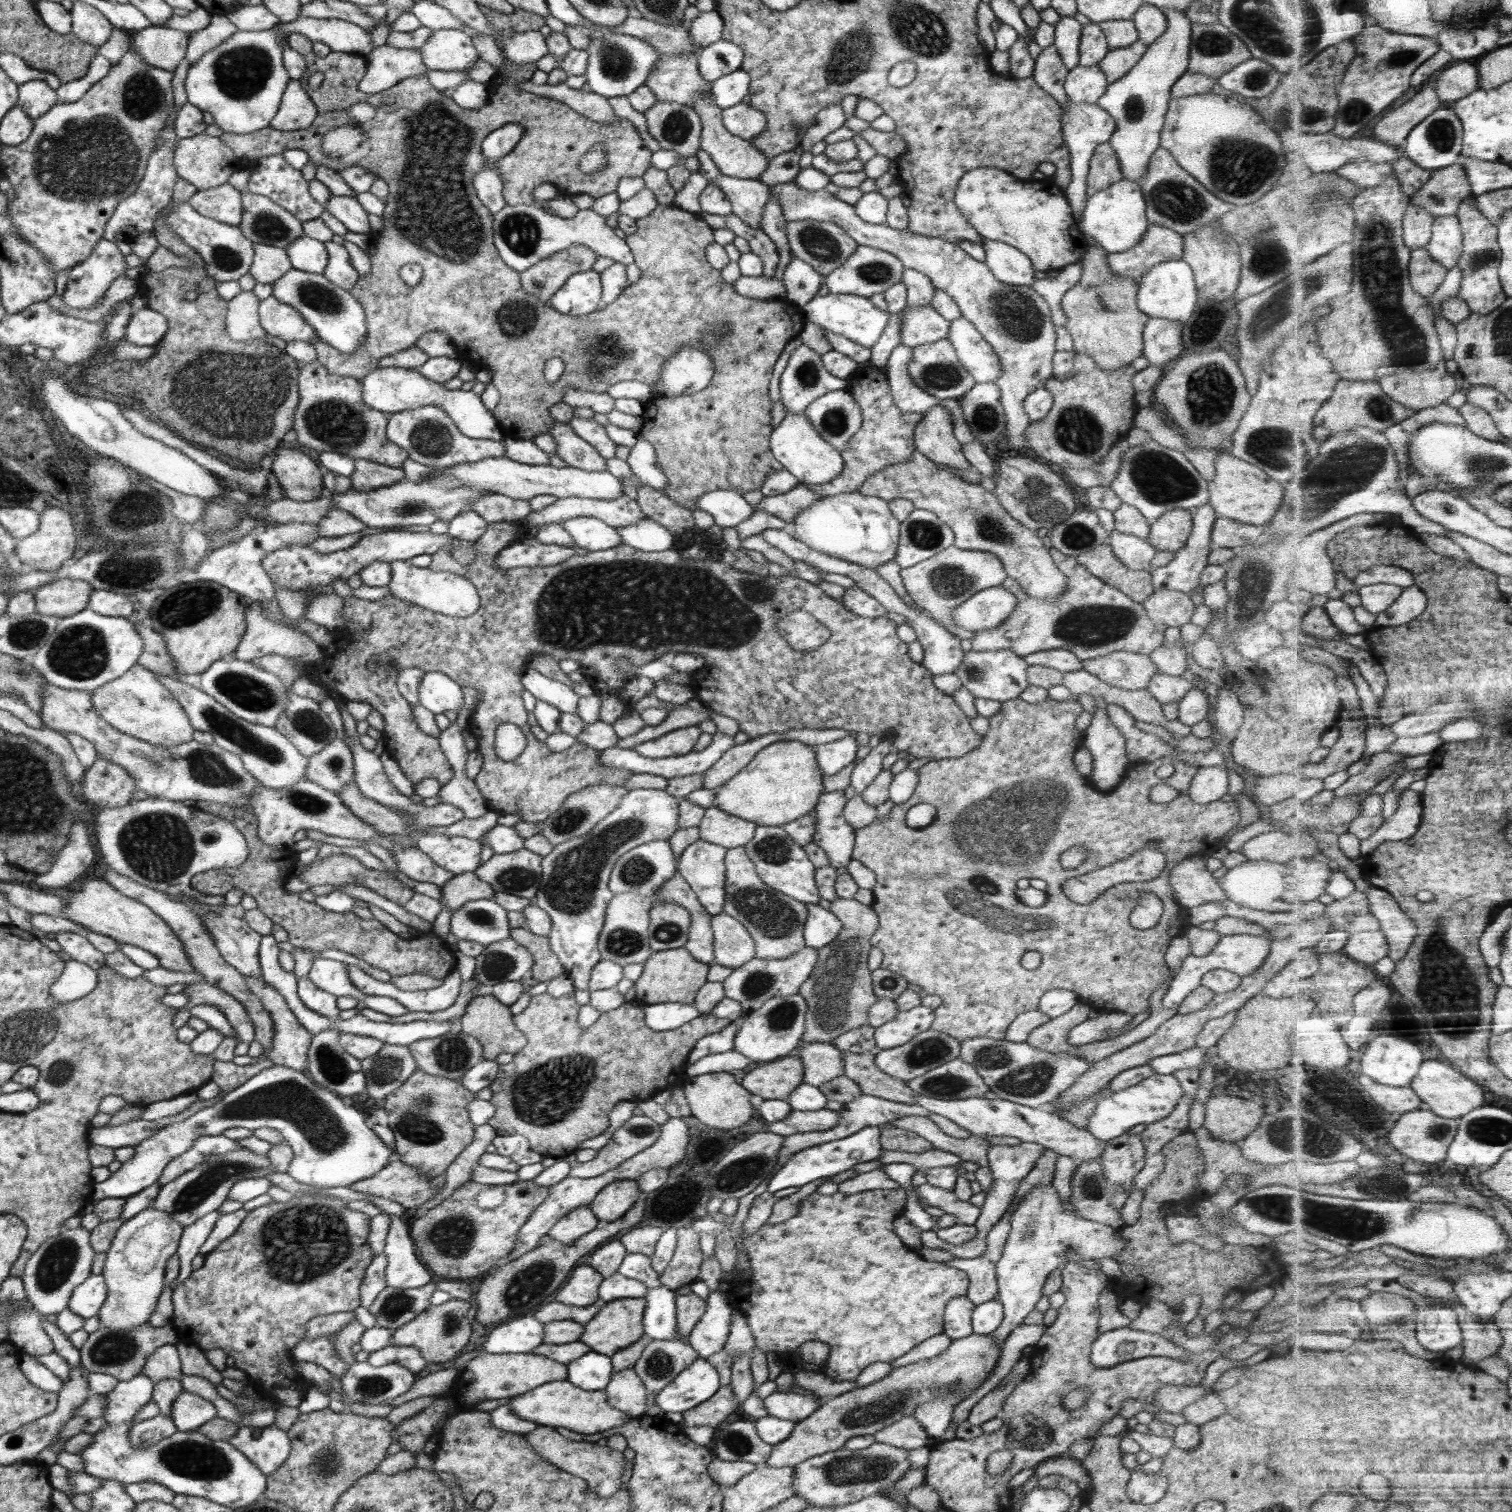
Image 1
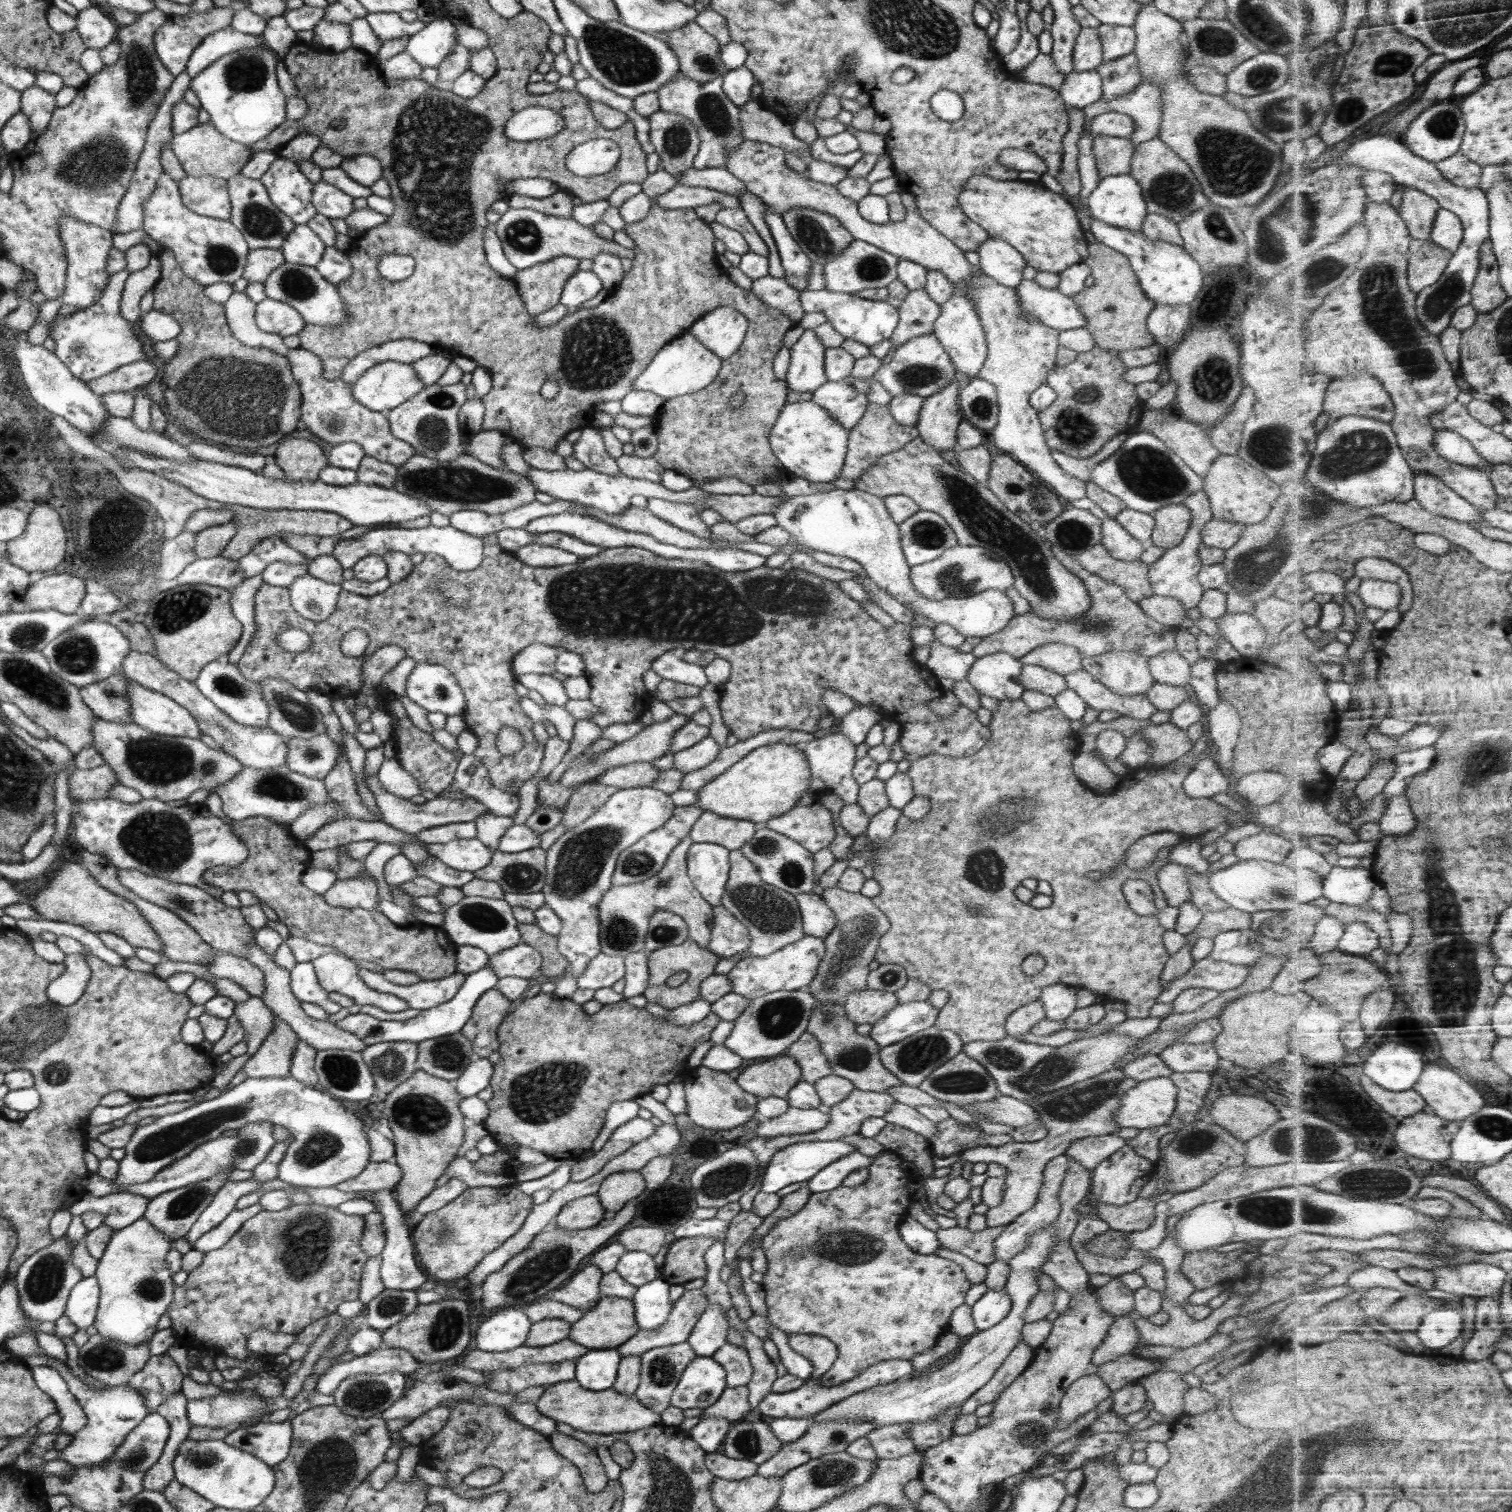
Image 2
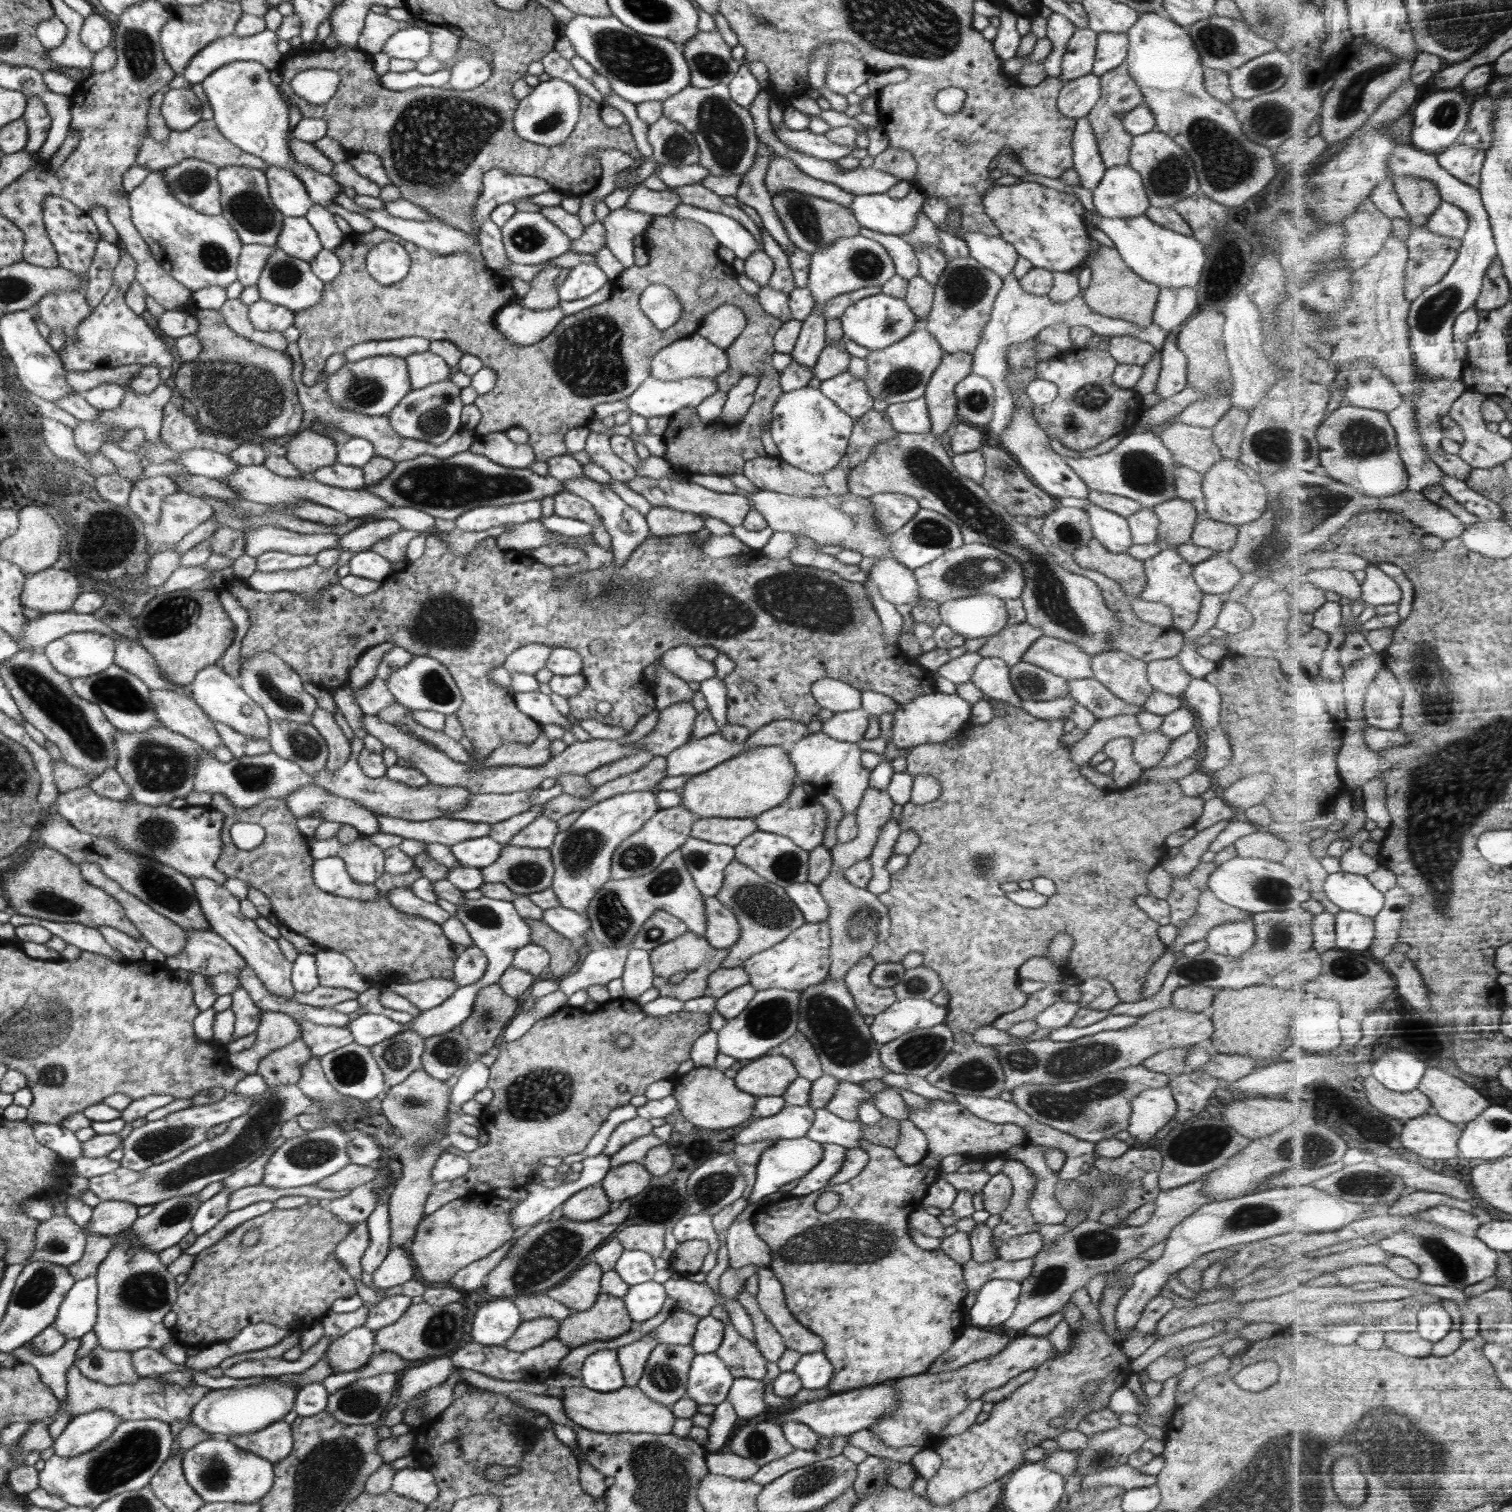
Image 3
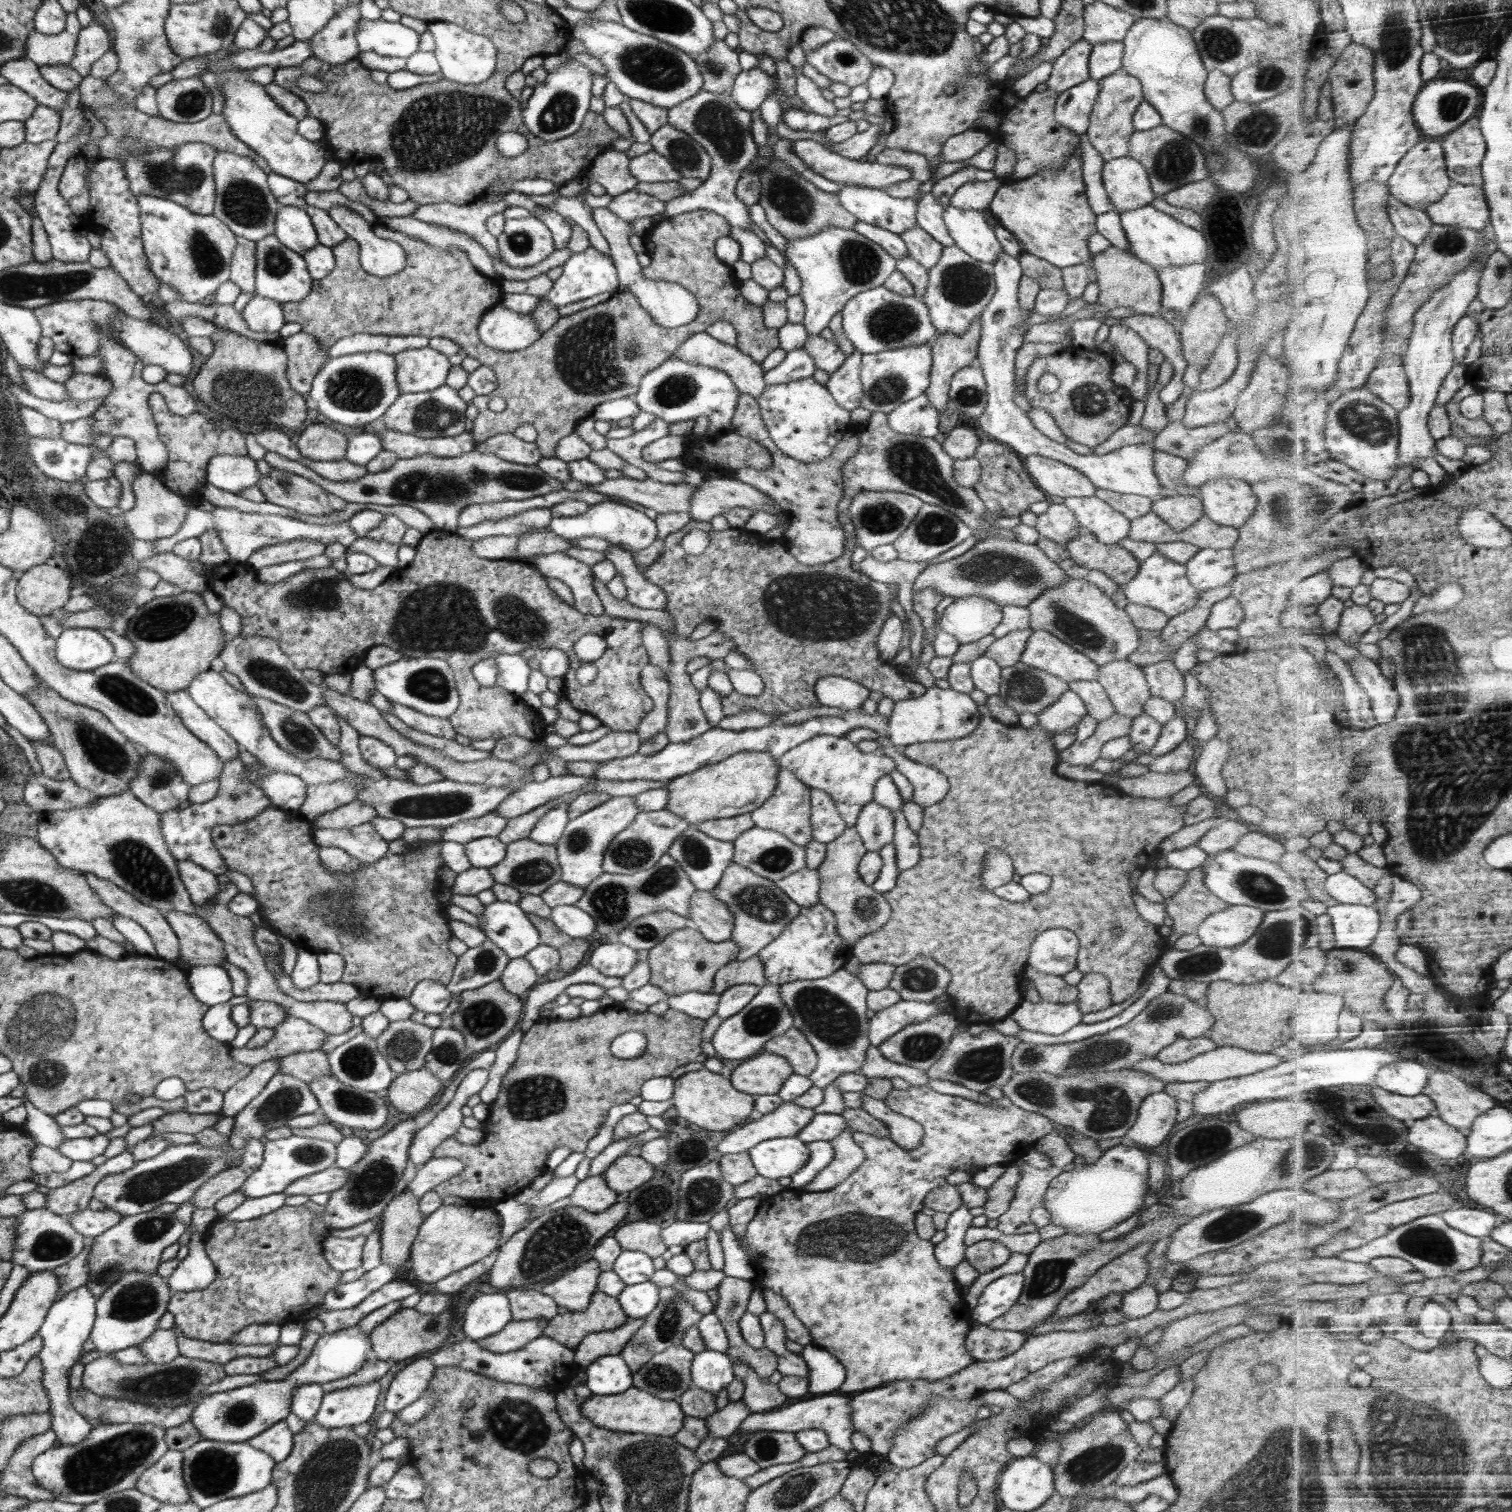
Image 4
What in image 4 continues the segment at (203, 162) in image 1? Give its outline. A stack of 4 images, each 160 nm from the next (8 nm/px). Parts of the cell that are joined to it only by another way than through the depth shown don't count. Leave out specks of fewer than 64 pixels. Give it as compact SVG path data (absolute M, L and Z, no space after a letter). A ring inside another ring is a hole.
M85 76L78 86L78 92L81 98L81 104L92 110L92 113L102 121L107 130L107 134L99 140L100 159L117 159L129 156L127 148L121 143L121 138L125 136L127 140L131 140L131 146L135 152L141 152L143 148L153 150L157 146L163 148L176 148L187 142L204 142L209 144L217 151L233 152L238 156L246 156L251 158L266 174L271 173L269 162L266 162L262 156L254 152L248 145L244 144L228 126L223 113L211 114L199 120L198 122L172 122L161 116L148 116L141 110L138 110L134 104L124 106L119 100L119 94L116 94L111 86L106 84L105 79L94 78L93 76Z

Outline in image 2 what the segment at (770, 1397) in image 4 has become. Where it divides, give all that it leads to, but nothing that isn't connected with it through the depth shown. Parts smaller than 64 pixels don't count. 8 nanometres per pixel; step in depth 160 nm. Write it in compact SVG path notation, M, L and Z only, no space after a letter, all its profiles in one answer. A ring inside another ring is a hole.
M727 1386L720 1398L713 1405L703 1410L700 1418L719 1416L730 1421L738 1420L752 1409L747 1399L748 1395L749 1390L747 1386L737 1386L736 1388Z

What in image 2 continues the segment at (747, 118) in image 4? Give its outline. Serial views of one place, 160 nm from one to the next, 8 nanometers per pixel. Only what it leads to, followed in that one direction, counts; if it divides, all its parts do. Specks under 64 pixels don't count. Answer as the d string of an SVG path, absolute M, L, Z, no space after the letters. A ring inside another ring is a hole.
M680 74L662 85L657 92L662 111L681 114L697 128L700 146L693 160L694 168L725 168L727 156L734 149L739 149L740 144L746 140L742 136L741 110L724 94L722 85L722 77L708 82L696 82Z

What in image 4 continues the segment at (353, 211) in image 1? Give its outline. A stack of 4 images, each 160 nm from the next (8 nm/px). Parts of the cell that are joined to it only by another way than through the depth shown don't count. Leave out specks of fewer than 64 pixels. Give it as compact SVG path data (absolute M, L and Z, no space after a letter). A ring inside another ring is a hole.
M230 69L223 76L222 94L225 100L222 113L234 136L269 162L272 171L303 185L317 177L326 164L325 152L328 147L320 141L306 140L297 131L299 121L282 110L263 86L257 85L242 71Z

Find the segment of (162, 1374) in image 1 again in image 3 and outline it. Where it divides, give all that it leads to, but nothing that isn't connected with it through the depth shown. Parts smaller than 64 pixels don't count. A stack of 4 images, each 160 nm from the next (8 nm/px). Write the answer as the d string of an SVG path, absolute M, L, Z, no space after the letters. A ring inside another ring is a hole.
M73 1364L68 1367L66 1380L67 1399L60 1409L72 1418L96 1409L108 1409L120 1420L160 1419L170 1424L180 1419L188 1420L192 1407L210 1391L207 1386L196 1384L188 1389L183 1389L178 1385L167 1385L160 1375L142 1377L130 1384L106 1386L86 1378Z

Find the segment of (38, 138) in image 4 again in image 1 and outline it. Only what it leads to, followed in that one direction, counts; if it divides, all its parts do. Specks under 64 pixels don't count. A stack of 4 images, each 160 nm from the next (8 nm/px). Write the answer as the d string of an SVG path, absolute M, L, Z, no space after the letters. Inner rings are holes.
M31 80L19 85L17 105L32 119L36 120L46 114L59 98L46 82Z

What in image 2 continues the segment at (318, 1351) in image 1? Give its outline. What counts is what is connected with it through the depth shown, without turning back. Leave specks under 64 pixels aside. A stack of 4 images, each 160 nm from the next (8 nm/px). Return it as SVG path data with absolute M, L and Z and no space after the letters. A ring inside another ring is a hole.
M266 1327L256 1329L247 1337L247 1350L254 1356L287 1354L287 1348L296 1340L296 1335L272 1333Z

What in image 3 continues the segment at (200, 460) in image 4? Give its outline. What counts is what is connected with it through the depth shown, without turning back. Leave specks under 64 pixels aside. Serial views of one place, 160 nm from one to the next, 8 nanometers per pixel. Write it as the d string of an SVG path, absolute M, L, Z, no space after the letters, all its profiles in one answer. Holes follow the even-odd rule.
M171 401L163 408L161 440L176 454L201 448L228 455L240 445L227 435L202 429L177 401Z

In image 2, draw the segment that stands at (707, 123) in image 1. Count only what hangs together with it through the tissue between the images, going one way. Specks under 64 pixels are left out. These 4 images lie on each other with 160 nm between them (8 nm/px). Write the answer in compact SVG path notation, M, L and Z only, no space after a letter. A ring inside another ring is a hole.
M746 139L739 149L734 149L725 162L725 169L739 178L745 188L771 208L772 212L783 216L788 210L795 208L813 208L824 214L837 218L842 227L846 228L855 240L868 242L878 246L881 250L892 254L898 259L914 262L927 270L940 271L949 278L951 285L961 282L972 273L972 265L966 262L964 251L945 238L938 230L930 226L920 216L915 206L915 196L903 190L901 201L905 205L906 218L902 222L888 222L888 224L871 224L859 213L858 205L850 198L842 196L836 185L816 182L803 176L785 163L785 150L772 146L767 142L756 142ZM986 274L974 277L966 293L976 305L987 342L986 361L978 371L978 378L991 382L997 390L999 413L990 438L996 448L1023 464L1065 503L1084 498L1086 482L1062 470L1052 458L1037 415L1039 412L1029 403L1030 393L1047 382L1050 370L1056 365L1059 331L1037 321L1034 315L1025 315L1016 288L1002 286Z

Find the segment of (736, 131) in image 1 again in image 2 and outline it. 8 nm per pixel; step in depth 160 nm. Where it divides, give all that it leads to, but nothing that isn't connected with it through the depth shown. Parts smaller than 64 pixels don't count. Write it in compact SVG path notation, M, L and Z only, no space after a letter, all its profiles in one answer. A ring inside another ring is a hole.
M758 99L745 102L739 109L744 138L767 142L784 149L786 153L794 153L804 162L812 159L810 144L794 136L792 124L766 110Z

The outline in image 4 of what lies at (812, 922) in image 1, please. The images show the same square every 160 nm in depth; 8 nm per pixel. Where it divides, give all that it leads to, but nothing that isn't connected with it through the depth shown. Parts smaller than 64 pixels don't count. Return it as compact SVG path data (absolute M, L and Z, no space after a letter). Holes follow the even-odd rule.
M805 866L775 883L798 906L814 906L819 903L820 879L817 869L808 869Z

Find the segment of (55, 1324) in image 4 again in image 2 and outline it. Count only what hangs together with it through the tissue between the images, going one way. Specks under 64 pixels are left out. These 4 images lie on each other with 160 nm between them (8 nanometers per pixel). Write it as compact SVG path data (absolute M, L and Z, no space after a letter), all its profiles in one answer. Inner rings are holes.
M95 1276L82 1277L72 1287L65 1308L66 1318L77 1330L87 1330L93 1325L99 1305L99 1282ZM28 1355L21 1358L21 1362L29 1368L32 1366L49 1366L57 1370L66 1381L70 1392L74 1395L82 1410L86 1413L86 1426L72 1434L74 1439L70 1442L70 1445L59 1451L58 1460L65 1461L72 1467L104 1465L106 1461L110 1461L115 1450L122 1445L128 1433L150 1413L150 1408L146 1406L145 1398L130 1385L105 1386L104 1389L91 1389L60 1359Z

